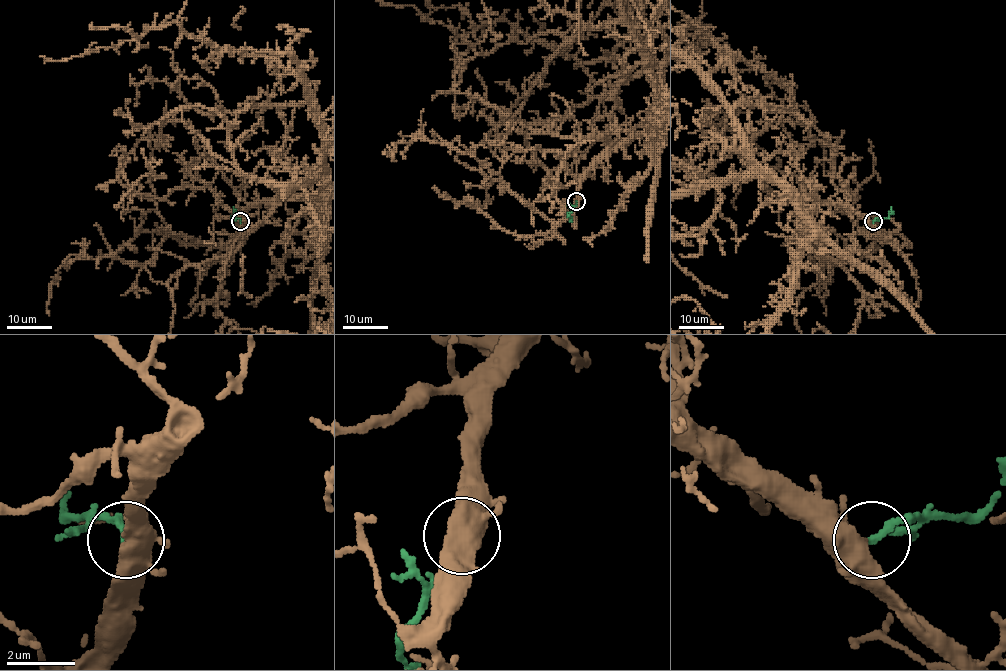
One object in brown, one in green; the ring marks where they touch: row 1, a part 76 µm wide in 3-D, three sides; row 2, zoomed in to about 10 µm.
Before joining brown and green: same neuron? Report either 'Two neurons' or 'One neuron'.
One neuron

